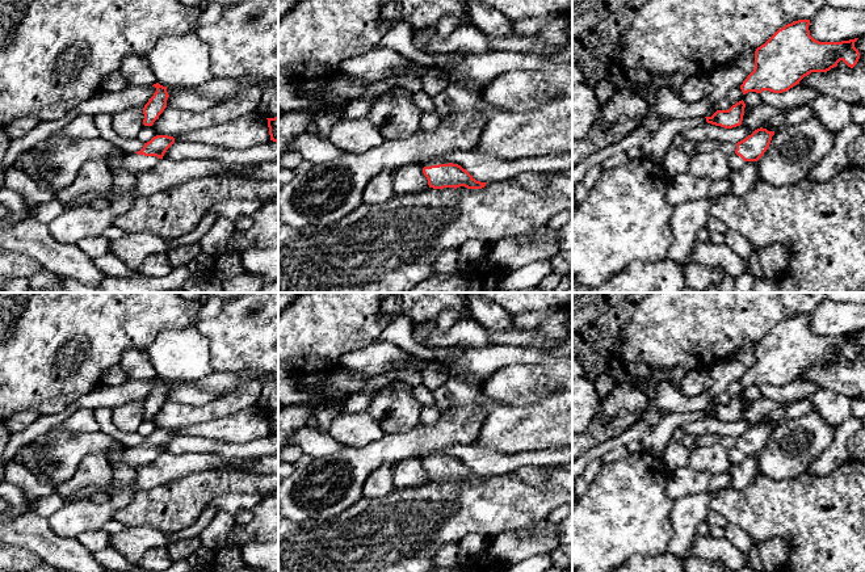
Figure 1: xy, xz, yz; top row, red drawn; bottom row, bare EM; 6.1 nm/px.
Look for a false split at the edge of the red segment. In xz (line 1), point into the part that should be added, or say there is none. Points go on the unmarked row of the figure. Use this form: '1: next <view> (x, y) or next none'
1: next xz (436, 454)

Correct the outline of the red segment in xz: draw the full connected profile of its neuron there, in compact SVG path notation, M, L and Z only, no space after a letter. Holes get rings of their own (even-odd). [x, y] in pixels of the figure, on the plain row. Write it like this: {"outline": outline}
{"outline": "M432 451L423 453L417 457L423 462L423 467L428 474L429 481L459 481L482 483L487 476L476 475L466 463L458 458L450 457L448 453Z"}

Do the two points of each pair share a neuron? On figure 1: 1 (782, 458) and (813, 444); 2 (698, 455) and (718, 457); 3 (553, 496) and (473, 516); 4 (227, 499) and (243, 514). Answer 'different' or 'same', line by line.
1: same
2: same
3: same
4: same

